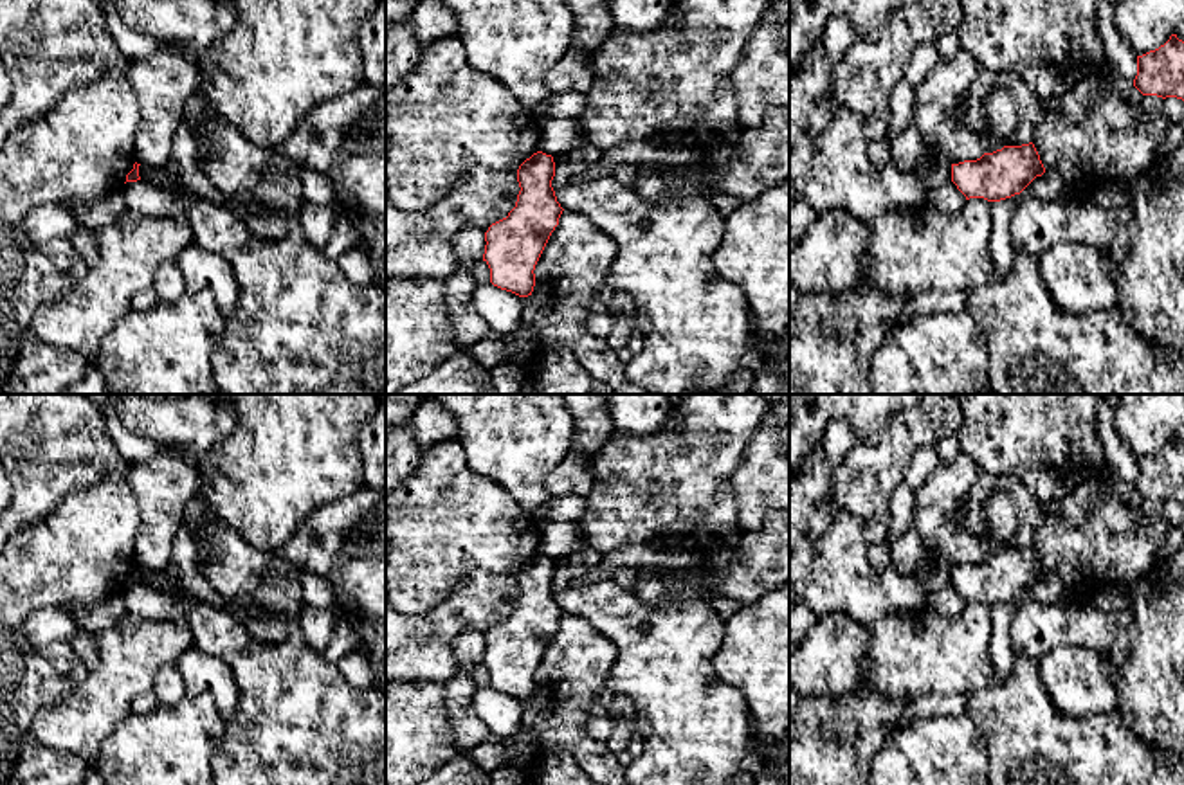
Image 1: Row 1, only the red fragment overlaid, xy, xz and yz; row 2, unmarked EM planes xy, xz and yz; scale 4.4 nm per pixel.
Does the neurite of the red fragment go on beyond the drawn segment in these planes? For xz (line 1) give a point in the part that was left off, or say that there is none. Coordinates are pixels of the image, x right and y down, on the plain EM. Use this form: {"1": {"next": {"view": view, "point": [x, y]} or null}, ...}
{"1": {"next": null}}

